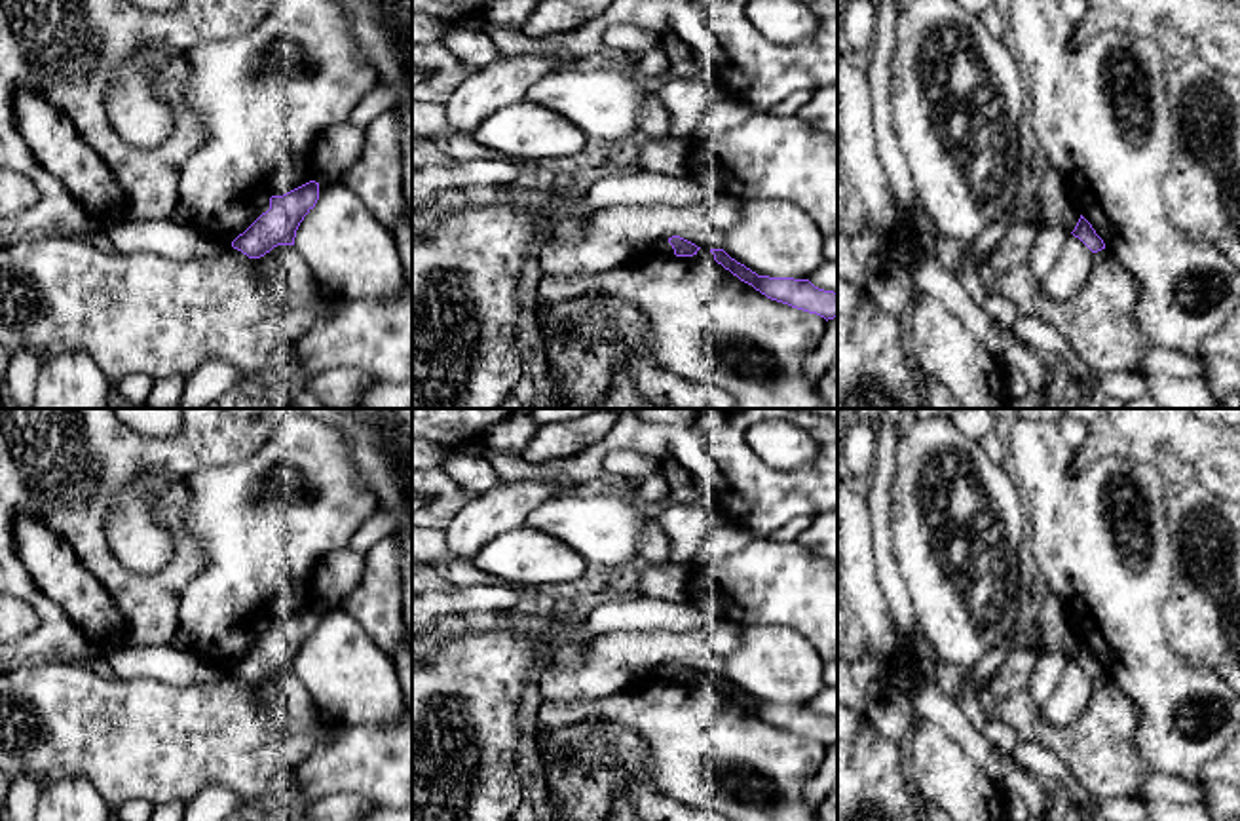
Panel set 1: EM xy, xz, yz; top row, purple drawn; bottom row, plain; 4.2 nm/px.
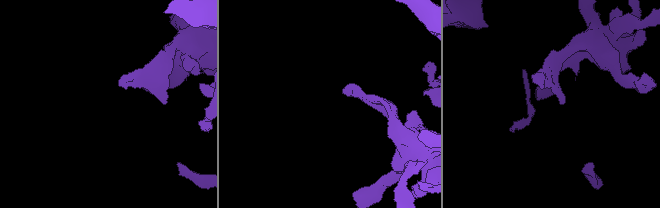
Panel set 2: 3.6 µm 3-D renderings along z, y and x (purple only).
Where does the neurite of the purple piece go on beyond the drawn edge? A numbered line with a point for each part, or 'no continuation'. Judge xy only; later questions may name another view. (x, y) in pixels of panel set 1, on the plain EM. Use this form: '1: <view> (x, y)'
no continuation

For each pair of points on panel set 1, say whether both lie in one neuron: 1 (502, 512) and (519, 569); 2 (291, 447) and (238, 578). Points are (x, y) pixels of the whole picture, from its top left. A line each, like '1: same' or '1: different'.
1: different
2: same

